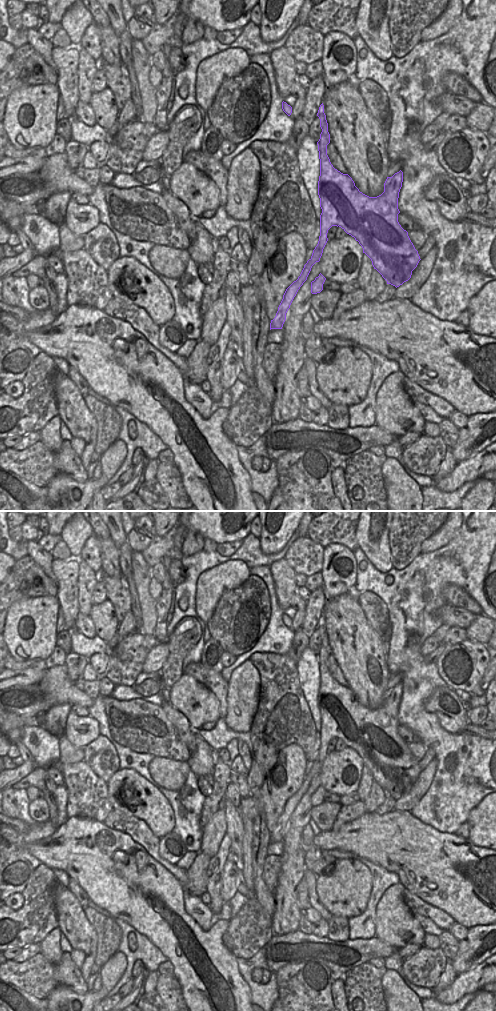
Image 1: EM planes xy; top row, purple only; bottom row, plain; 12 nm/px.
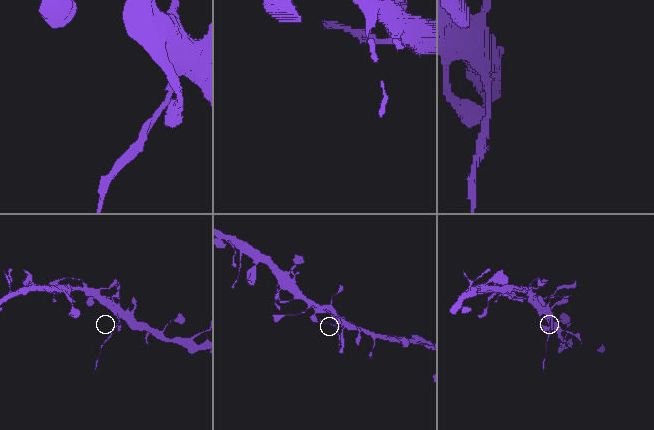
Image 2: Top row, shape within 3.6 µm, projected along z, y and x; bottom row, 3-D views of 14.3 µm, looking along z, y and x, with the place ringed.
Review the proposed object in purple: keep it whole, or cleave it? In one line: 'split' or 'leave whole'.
leave whole

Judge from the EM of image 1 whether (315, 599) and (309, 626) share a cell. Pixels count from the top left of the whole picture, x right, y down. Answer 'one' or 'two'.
one

